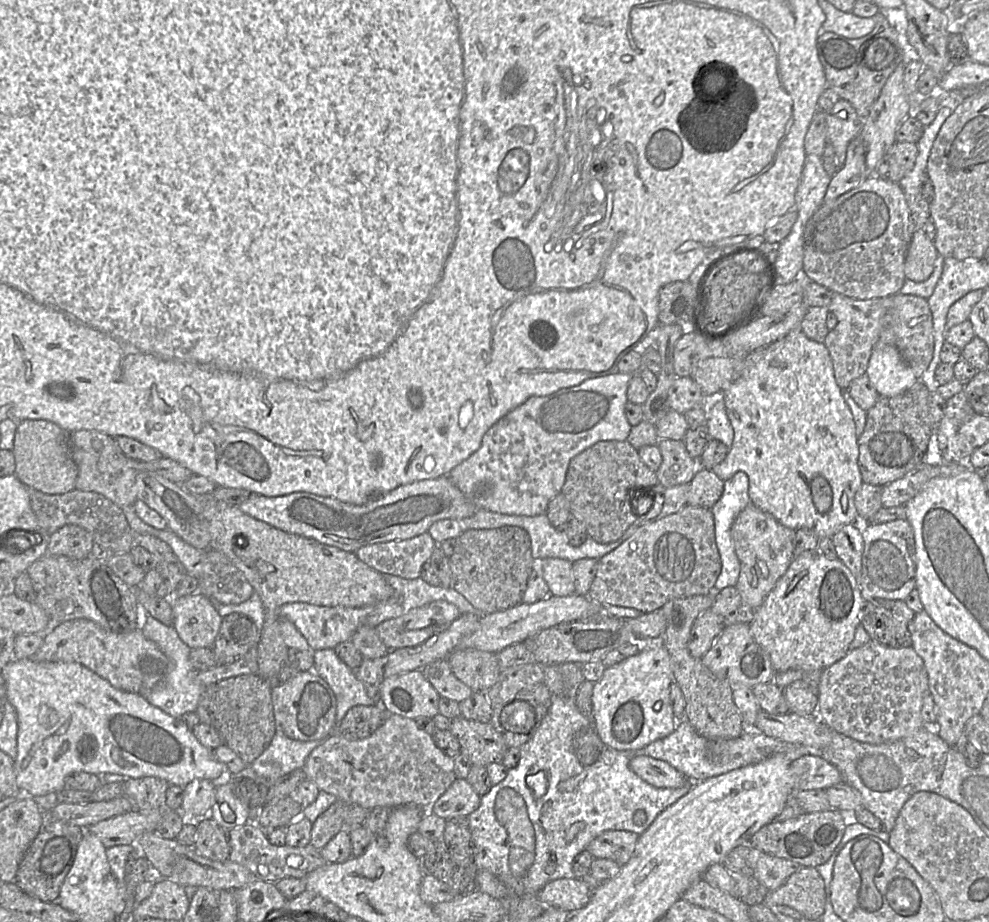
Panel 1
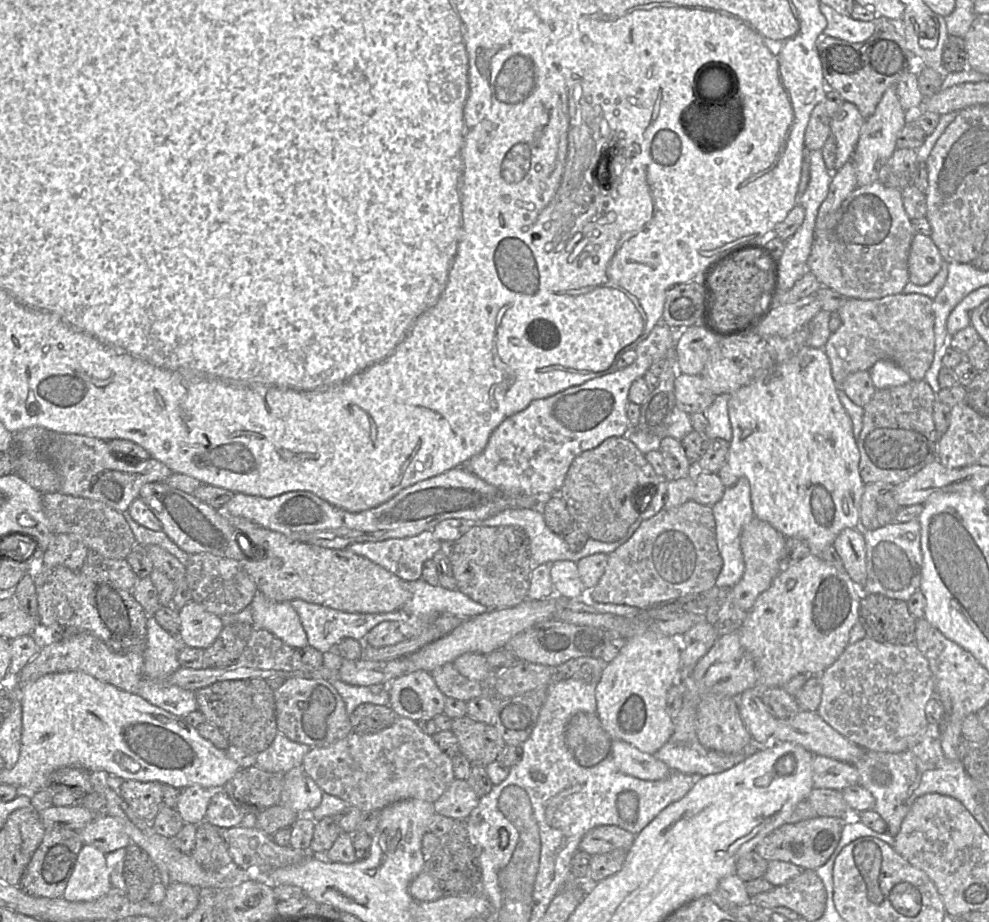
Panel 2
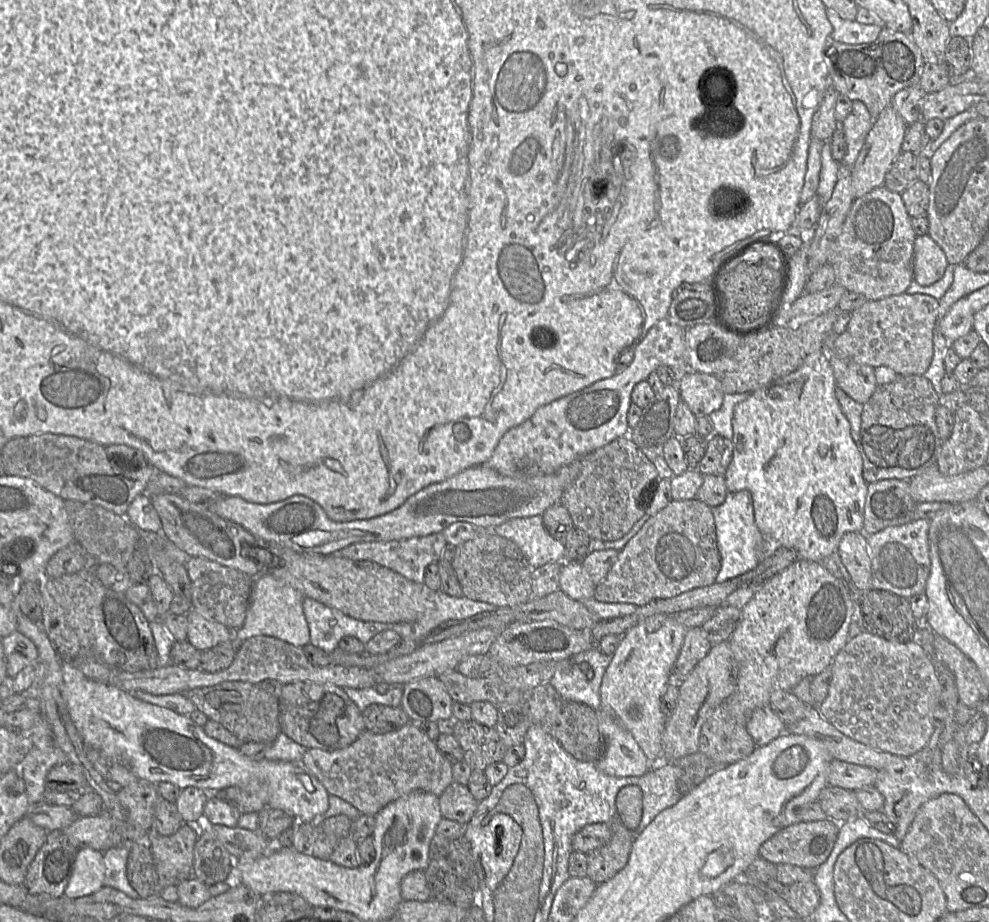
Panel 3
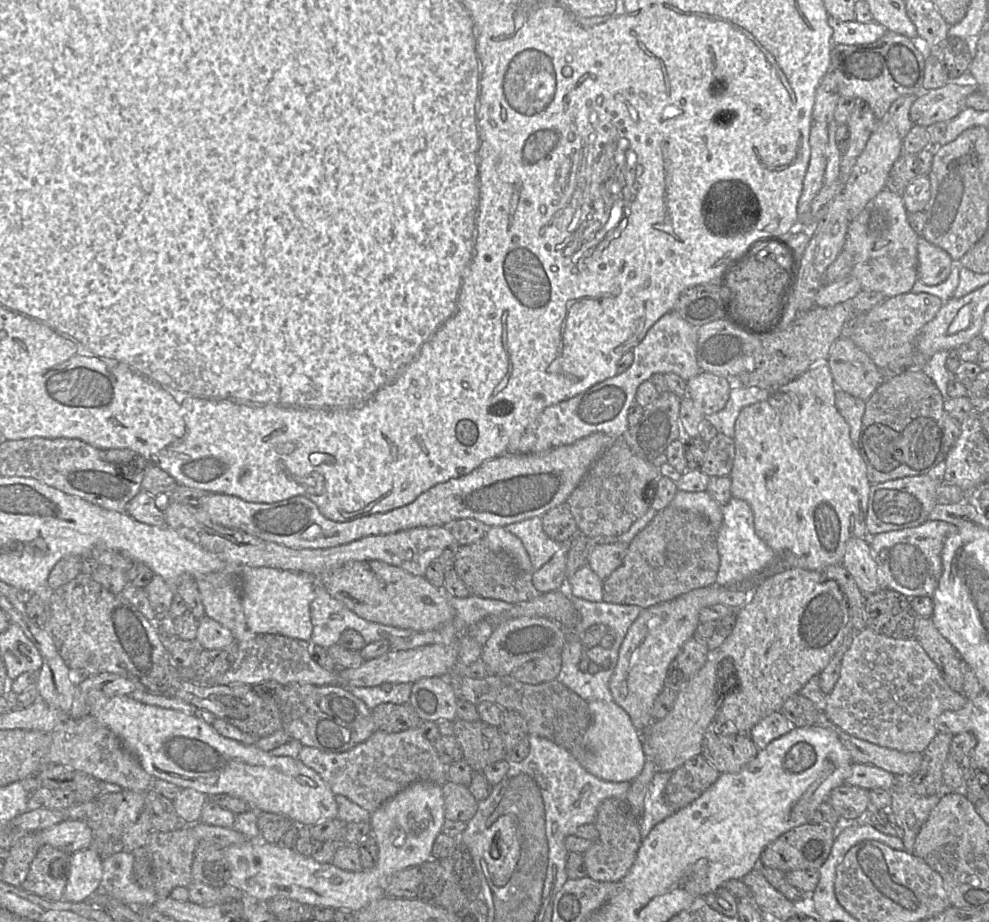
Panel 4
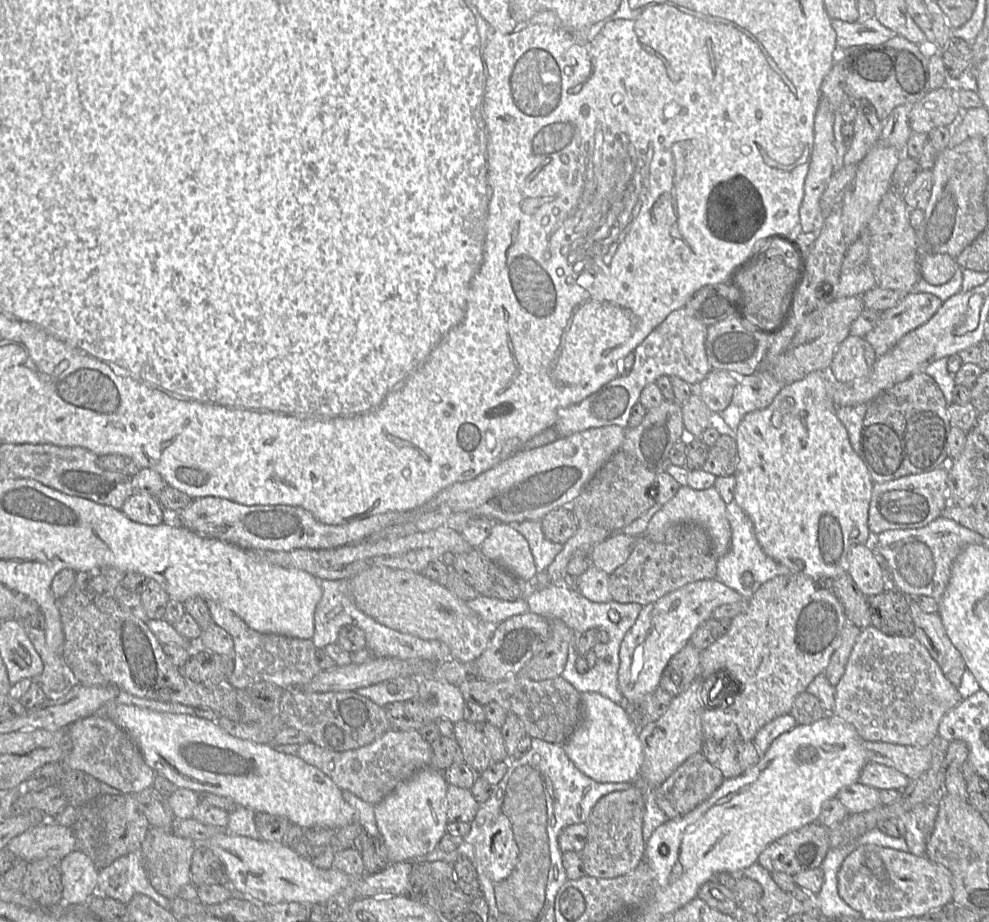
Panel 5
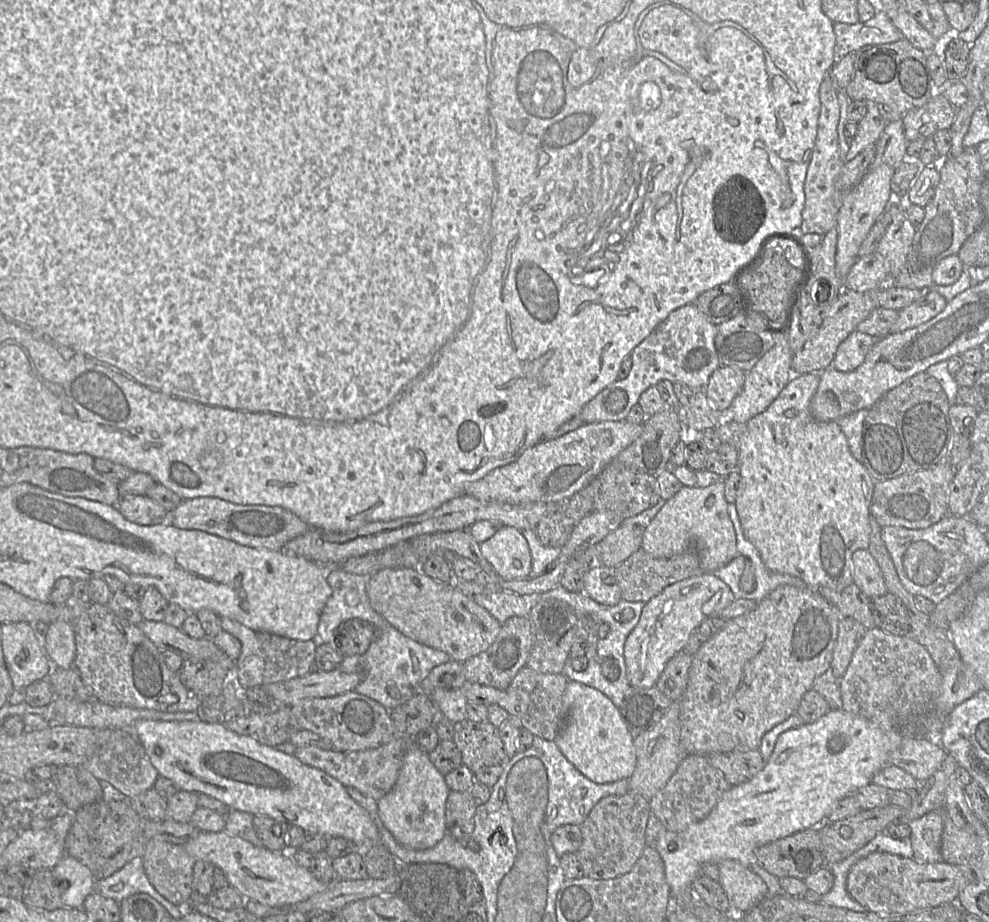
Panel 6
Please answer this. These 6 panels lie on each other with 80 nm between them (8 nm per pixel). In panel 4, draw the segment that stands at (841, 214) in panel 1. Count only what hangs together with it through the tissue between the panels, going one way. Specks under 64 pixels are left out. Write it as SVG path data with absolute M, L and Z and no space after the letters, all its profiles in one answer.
M883 189L848 225L843 251L853 258L851 275L858 279L862 290L880 292L886 297L911 292L918 280L919 237L908 222L902 196Z

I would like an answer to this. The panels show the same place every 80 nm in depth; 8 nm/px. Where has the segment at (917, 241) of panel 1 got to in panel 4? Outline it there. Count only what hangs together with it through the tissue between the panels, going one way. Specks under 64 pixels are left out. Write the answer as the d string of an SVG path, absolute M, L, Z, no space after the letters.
M919 237L917 243L918 280L928 286L943 283L949 276L953 260L942 248Z

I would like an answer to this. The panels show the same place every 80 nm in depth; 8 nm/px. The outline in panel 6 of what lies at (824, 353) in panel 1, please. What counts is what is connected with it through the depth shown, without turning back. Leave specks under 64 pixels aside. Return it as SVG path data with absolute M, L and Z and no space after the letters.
M811 372L793 375L776 399L766 410L749 419L743 432L738 437L738 467L741 476L741 487L736 501L736 511L744 536L758 550L765 567L774 573L788 574L801 579L806 586L817 591L818 588L829 588L842 591L853 583L852 554L857 549L868 549L870 536L870 505L875 481L866 468L851 454L847 438L836 421L819 422L810 413L809 406L820 381L819 373Z

